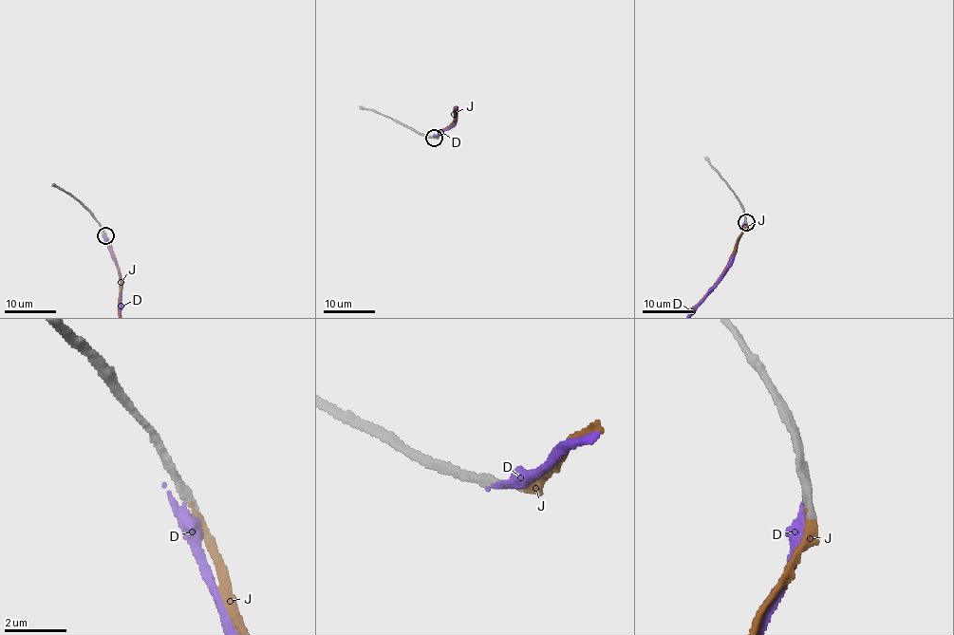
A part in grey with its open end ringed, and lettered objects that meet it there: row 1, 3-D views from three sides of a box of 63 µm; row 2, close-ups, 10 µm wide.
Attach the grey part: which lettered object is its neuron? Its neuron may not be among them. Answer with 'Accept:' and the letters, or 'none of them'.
Accept: J

